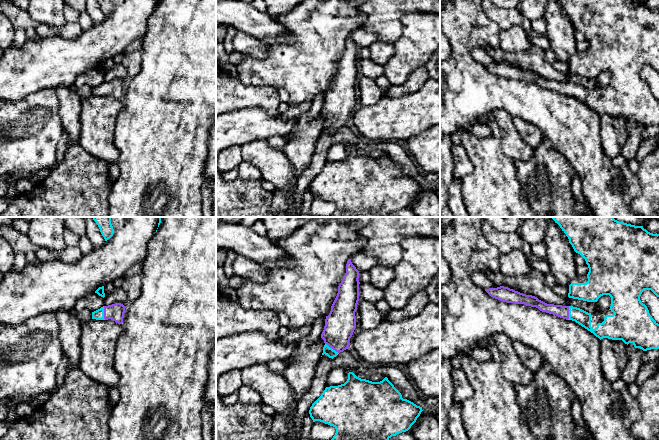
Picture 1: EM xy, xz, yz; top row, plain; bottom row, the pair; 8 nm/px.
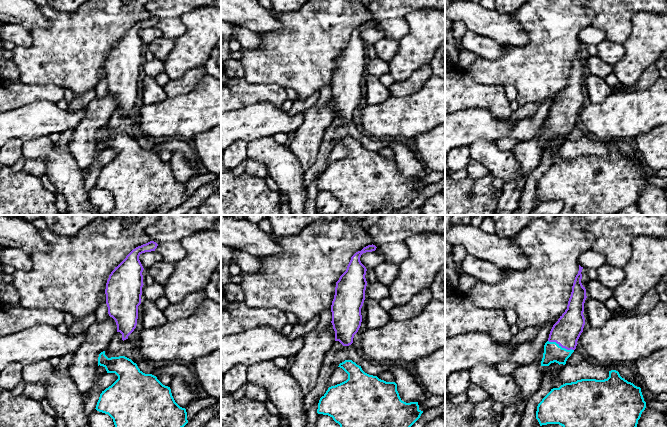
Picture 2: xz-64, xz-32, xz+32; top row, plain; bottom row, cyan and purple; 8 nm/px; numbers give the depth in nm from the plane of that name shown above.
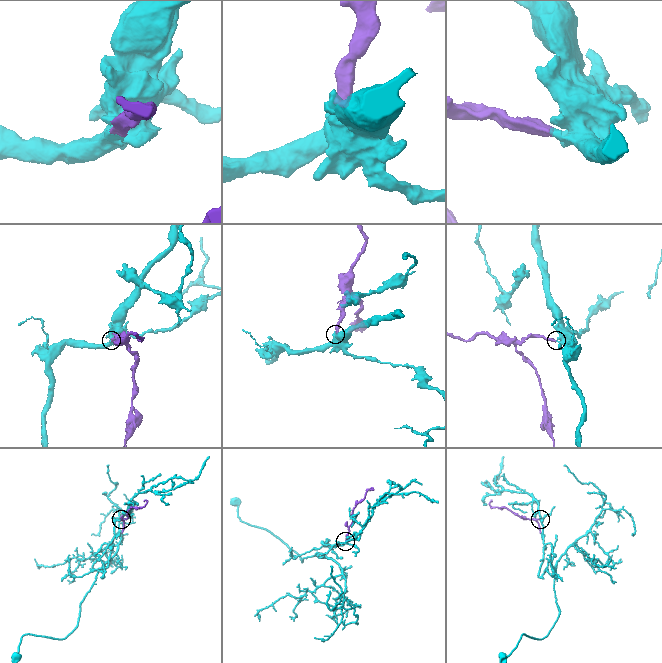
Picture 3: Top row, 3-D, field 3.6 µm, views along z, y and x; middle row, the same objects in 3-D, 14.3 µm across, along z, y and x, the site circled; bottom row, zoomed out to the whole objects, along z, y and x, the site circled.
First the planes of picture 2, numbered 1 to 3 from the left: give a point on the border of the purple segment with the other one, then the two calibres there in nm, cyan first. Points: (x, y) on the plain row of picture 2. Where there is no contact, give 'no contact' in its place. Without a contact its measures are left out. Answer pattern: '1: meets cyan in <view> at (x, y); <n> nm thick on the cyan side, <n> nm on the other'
1: no contact
2: no contact
3: meets cyan in xz+32 at (560, 122); 150 nm thick on the cyan side, 220 nm on the other

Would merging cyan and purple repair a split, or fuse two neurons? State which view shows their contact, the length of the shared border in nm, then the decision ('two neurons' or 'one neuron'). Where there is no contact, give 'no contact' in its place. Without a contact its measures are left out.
contact in xy; length 110 nm; one neuron

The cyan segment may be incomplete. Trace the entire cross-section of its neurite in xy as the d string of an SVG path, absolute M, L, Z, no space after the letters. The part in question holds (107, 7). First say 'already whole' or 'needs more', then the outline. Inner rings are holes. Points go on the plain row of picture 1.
already whole | M97 0L102 12L104 13L105 17L110 15L114 10L114 5L112 0Z

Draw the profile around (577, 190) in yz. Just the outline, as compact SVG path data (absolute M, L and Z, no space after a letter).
M576 174L572 179L572 192L573 192L573 196L576 200L587 205L587 207L588 207L588 216L587 217L595 217L593 211L591 210L591 208L588 204L588 201L586 200L586 198L583 195L581 178L578 176L578 174Z

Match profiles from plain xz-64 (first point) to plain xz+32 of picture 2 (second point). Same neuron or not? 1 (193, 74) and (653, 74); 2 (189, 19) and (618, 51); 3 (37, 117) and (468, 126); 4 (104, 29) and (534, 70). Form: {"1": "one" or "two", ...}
{"1": "one", "2": "two", "3": "one", "4": "one"}

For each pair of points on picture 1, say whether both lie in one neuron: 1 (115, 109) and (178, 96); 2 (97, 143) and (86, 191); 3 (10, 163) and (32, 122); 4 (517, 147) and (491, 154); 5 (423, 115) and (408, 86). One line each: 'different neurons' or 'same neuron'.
1: different neurons
2: different neurons
3: same neuron
4: different neurons
5: different neurons

